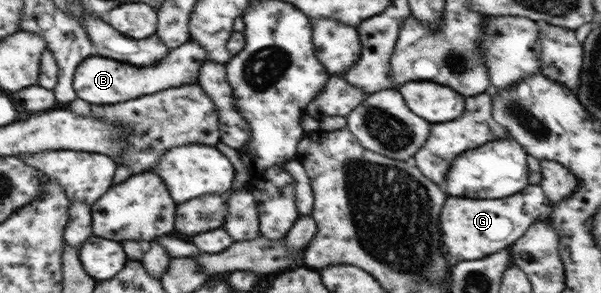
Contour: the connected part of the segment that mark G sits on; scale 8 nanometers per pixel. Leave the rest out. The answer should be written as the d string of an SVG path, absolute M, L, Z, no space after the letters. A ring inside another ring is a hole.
M529 184L518 194L500 200L472 200L450 196L440 214L440 226L450 258L456 258L456 261L478 260L501 251L524 236L524 232L536 221L549 218L553 205L539 184Z

